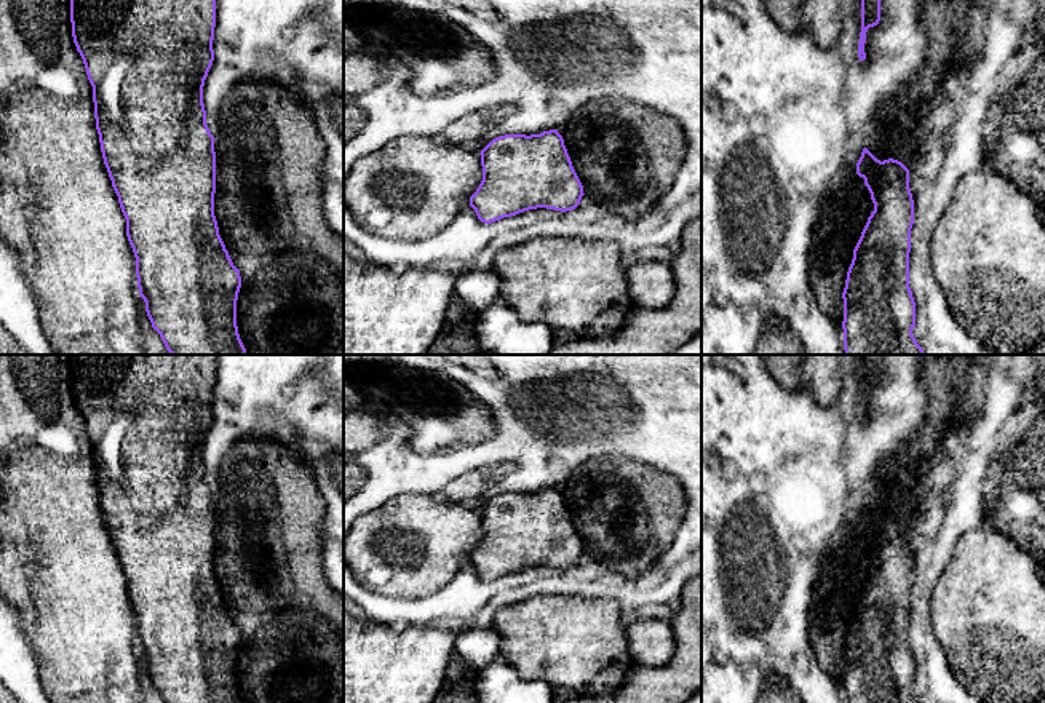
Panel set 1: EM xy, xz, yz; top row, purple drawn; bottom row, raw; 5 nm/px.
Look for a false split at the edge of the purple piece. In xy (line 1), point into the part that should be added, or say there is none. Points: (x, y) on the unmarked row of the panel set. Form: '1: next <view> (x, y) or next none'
1: next none

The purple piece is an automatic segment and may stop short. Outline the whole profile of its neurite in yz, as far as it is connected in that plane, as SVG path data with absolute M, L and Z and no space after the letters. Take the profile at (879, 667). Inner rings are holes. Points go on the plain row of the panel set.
M866 505L856 521L864 537L874 569L853 607L847 630L844 657L844 703L919 703L912 693L916 660L909 645L911 586L914 558L909 546L909 527L898 518L877 518Z

